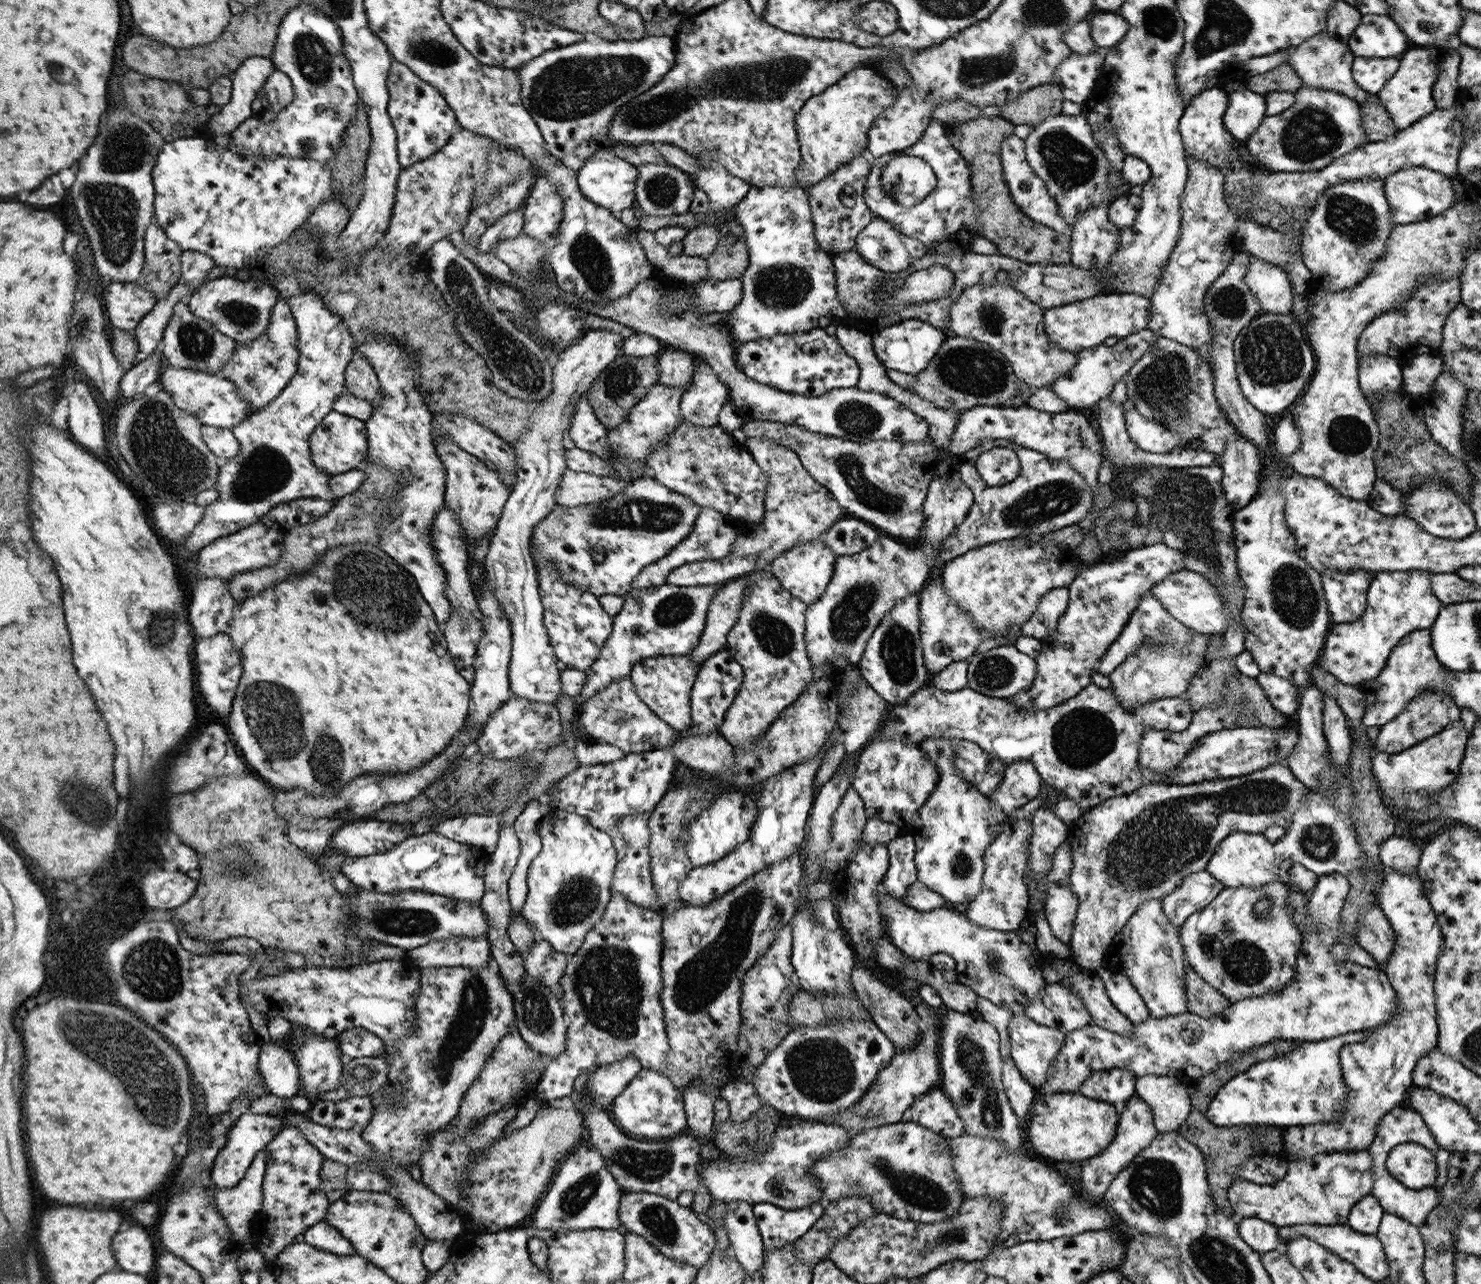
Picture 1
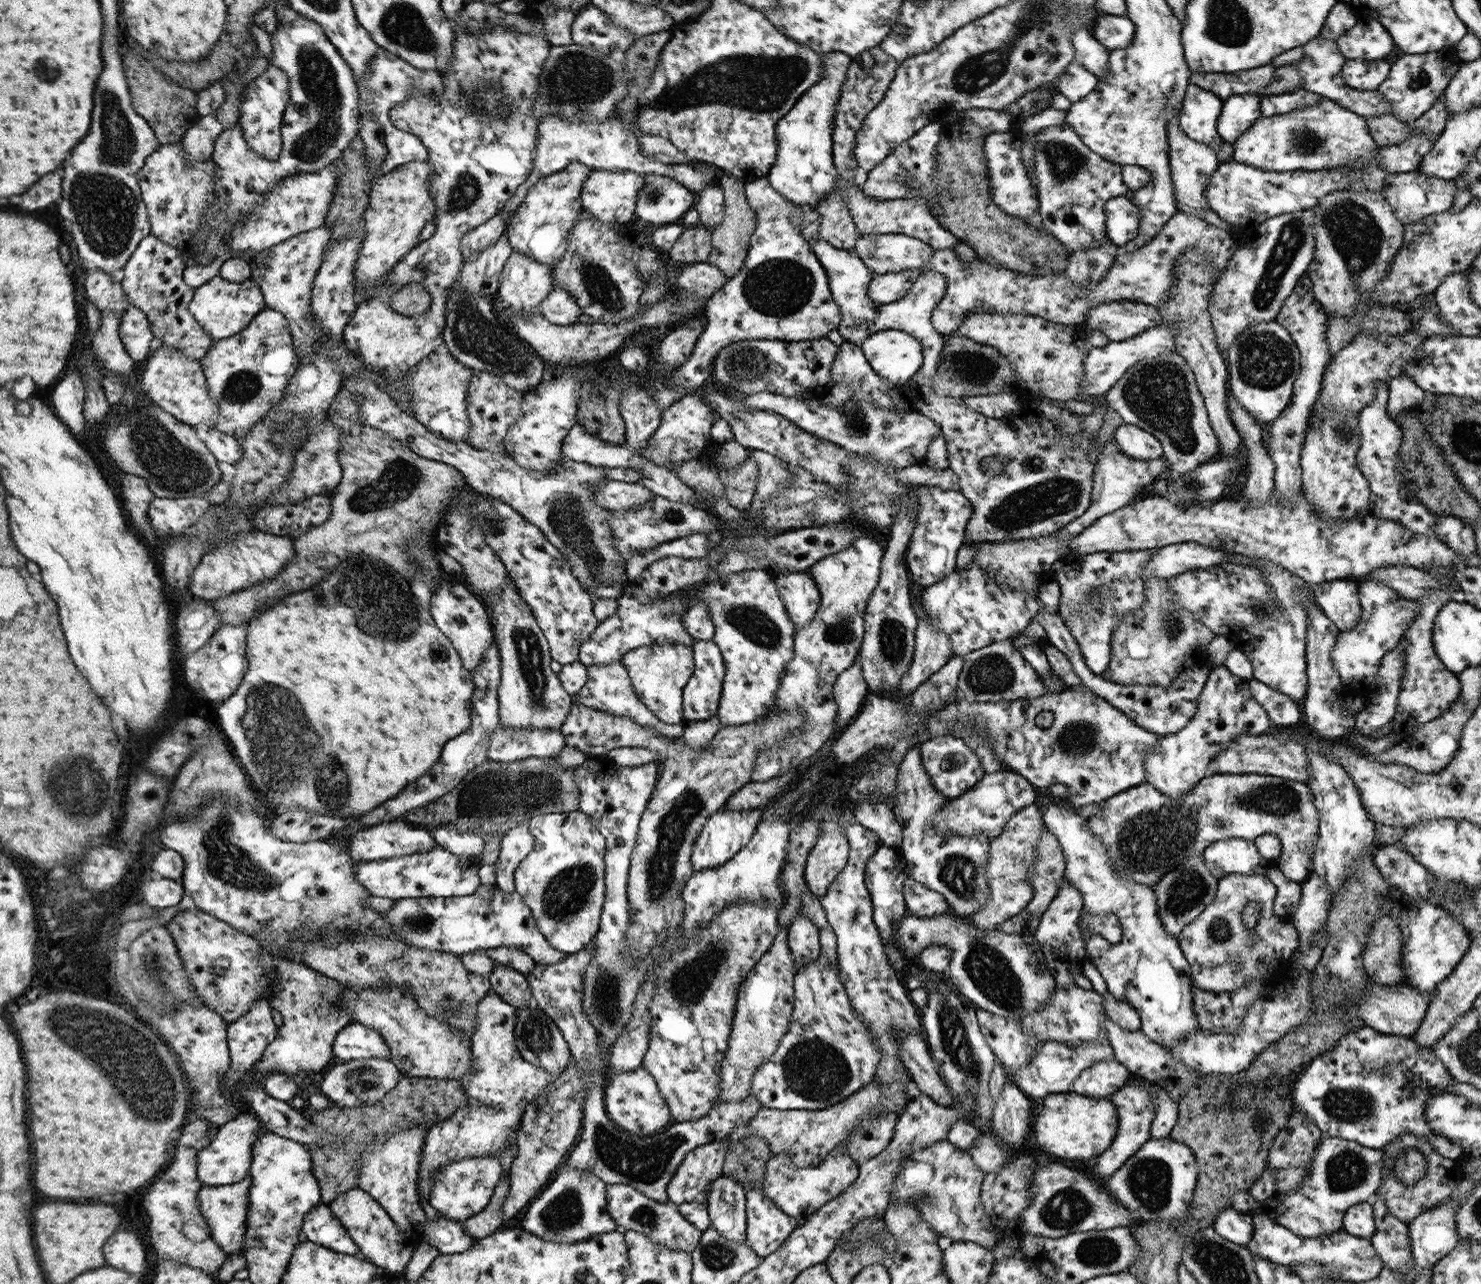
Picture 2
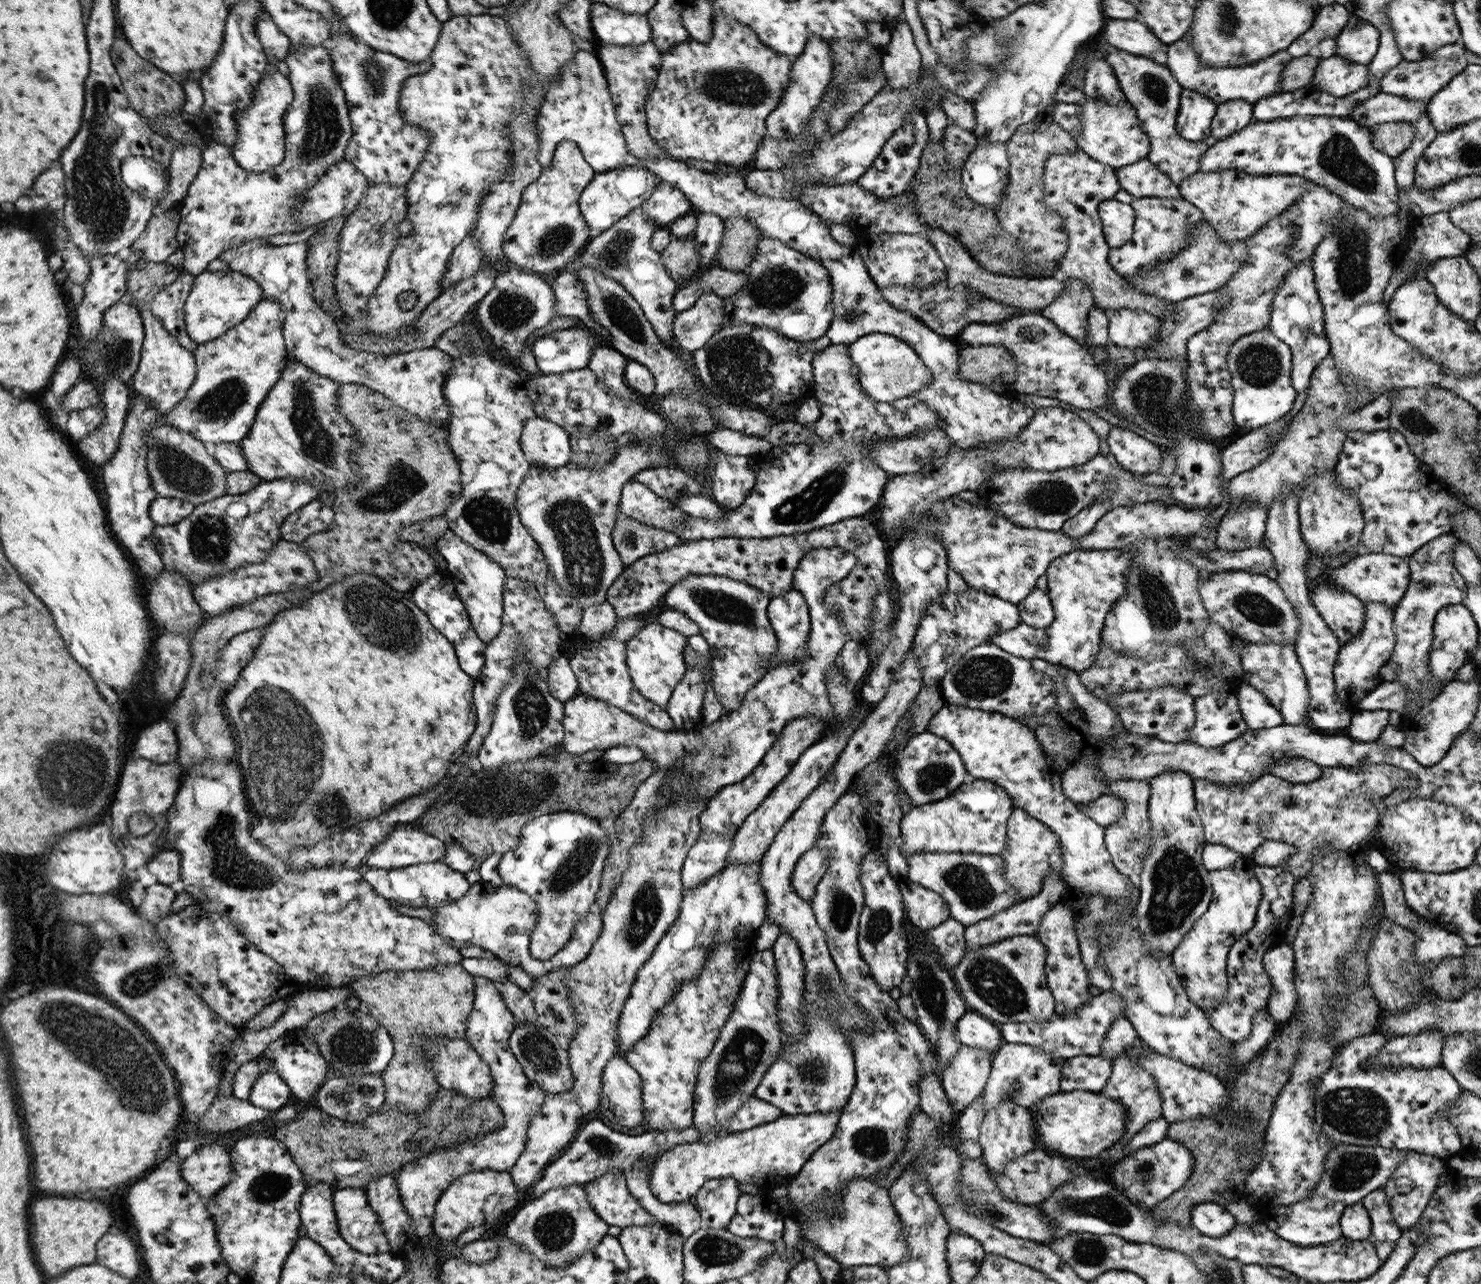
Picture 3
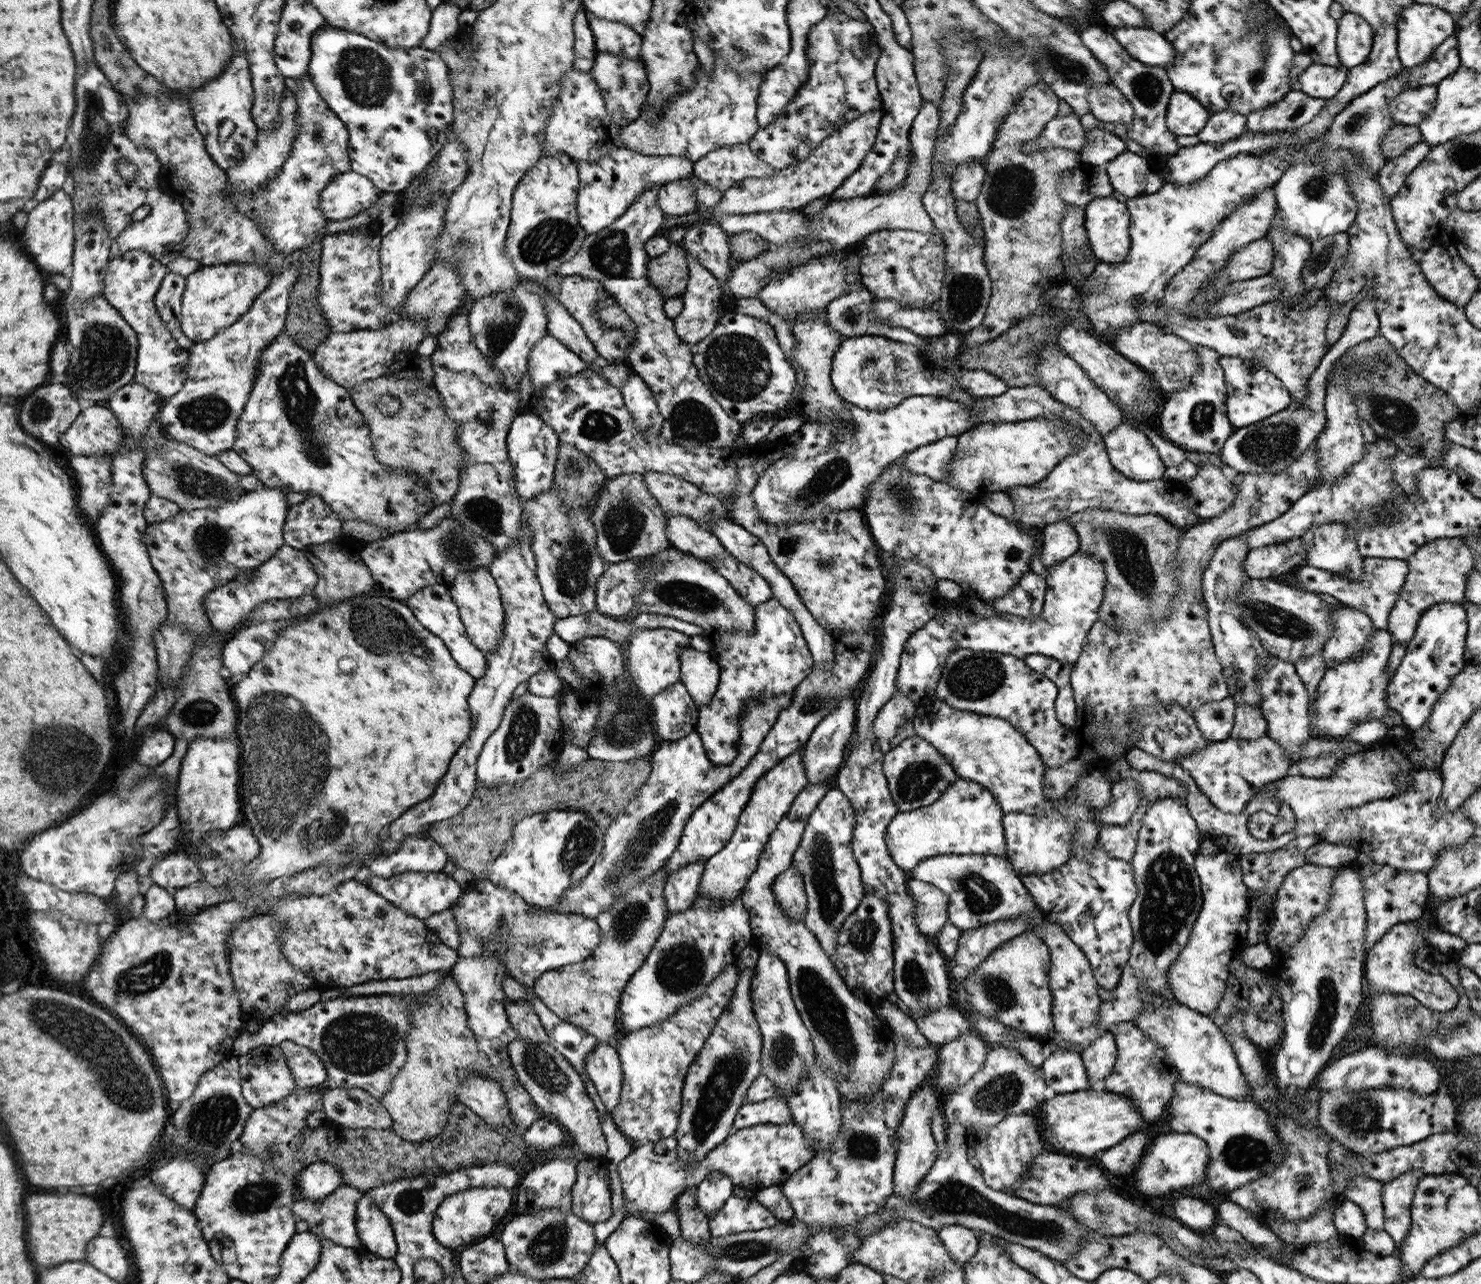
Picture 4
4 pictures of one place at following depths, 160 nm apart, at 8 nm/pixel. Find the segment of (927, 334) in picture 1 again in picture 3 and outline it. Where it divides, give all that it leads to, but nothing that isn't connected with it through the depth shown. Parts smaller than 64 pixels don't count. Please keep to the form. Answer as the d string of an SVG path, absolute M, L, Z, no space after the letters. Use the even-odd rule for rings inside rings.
M888 333L867 334L849 344L849 348L851 361L859 370L860 385L876 402L892 402L915 395L933 379L933 371L901 337Z

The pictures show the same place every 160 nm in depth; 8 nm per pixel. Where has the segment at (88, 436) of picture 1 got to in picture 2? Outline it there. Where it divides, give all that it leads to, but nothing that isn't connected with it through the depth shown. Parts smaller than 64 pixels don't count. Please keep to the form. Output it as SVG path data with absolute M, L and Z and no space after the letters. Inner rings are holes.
M78 370L68 372L52 390L52 404L60 420L72 429L76 435L84 430L84 408L86 385L82 382L82 375Z

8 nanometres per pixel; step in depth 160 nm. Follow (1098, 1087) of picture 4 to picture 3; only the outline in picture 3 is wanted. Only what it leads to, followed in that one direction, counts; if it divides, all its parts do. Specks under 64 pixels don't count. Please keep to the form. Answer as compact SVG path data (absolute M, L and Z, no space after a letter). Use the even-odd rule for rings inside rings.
M1125 1015L1117 1018L1111 1025L1104 1044L1101 1046L1100 1056L1110 1060L1111 1056L1119 1056L1126 1048L1134 1045L1138 1039L1137 1032Z

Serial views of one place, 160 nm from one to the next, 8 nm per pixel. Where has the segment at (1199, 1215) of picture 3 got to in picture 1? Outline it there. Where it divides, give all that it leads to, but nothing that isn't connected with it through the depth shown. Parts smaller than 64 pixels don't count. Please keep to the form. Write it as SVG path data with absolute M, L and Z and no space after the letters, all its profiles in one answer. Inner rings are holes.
M1238 1218L1237 1223L1240 1238L1256 1252L1264 1254L1282 1246L1275 1224L1257 1218Z

